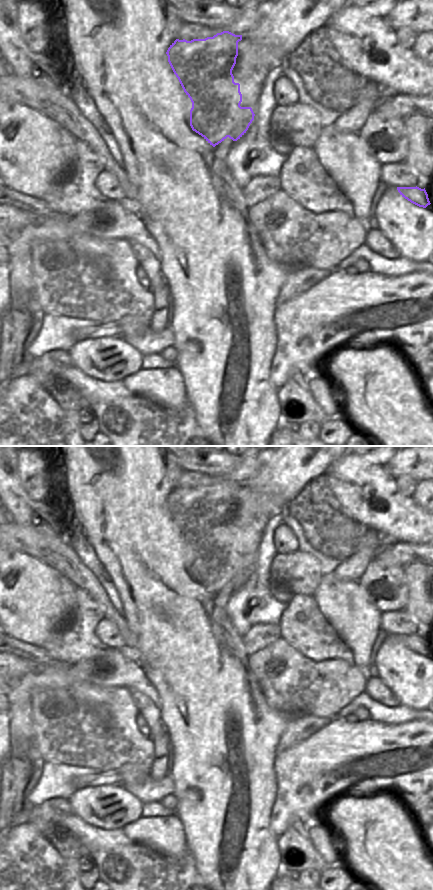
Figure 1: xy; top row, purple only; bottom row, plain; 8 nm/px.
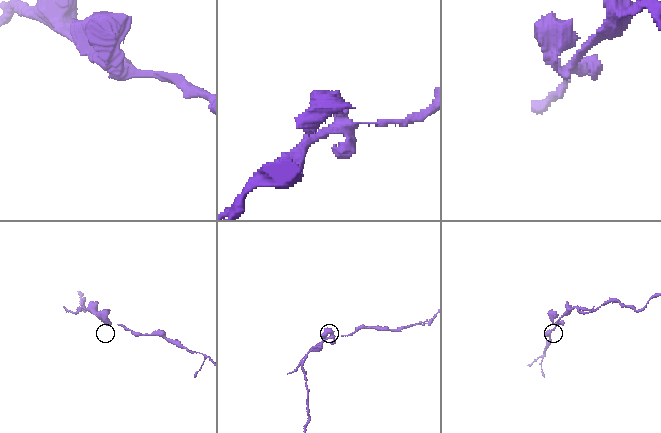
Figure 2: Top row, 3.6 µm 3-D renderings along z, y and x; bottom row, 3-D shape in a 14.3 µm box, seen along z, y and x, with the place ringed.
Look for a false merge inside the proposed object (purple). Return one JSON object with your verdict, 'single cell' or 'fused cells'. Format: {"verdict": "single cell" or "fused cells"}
{"verdict": "single cell"}

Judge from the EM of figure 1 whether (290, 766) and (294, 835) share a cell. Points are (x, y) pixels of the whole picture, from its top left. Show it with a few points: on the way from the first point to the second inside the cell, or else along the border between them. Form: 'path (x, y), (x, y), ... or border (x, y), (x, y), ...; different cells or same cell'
border (307, 824), (301, 821), (294, 821), (278, 837); different cells

